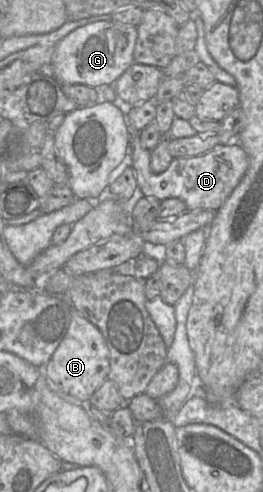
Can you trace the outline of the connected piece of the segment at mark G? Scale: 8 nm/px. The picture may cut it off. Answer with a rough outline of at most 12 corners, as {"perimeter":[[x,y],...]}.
{"perimeter":[[99,21],[55,46],[60,85],[113,85],[137,27]]}

